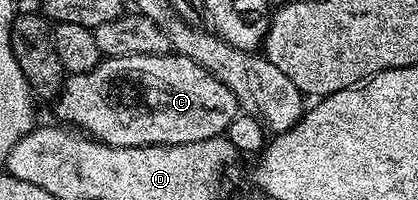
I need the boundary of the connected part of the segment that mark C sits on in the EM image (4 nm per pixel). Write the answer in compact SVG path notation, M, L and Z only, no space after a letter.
M169 53L166 55L113 55L101 58L90 73L68 75L64 88L54 100L61 124L79 129L100 143L115 147L149 147L150 145L186 145L223 136L242 108L234 93L218 77L210 74L198 61Z

